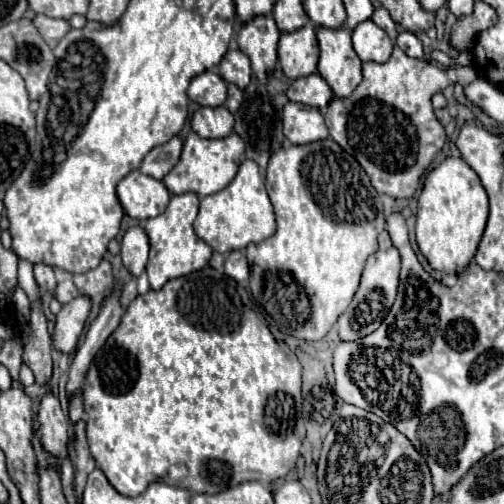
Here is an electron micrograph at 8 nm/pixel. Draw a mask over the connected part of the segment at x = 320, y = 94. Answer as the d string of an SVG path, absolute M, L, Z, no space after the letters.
M314 73L292 81L292 85L288 87L288 99L308 107L324 109L332 99L332 91L330 85L318 73Z

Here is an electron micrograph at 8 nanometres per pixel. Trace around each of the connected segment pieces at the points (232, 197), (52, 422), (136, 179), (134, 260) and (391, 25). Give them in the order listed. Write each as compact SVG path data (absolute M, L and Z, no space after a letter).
M244 159L236 177L228 187L200 201L200 211L194 221L194 231L202 241L206 241L218 253L244 249L248 243L260 243L262 239L274 235L276 221L274 221L272 203L268 199L264 181L254 161Z
M48 391L40 401L38 421L40 421L38 433L44 449L52 457L62 461L68 451L68 415L62 411L60 401L52 391Z
M138 169L128 173L118 183L116 193L124 211L138 221L146 221L160 215L170 201L170 193L164 183L140 173Z
M140 225L126 229L120 247L122 247L120 255L122 255L124 267L134 277L138 277L144 271L146 261L148 261L148 235L146 235L146 231Z
M376 7L376 9L374 9L374 13L372 13L372 21L374 21L378 27L382 27L392 39L396 39L396 35L398 35L398 31L396 31L396 23L392 21L390 13L388 13L384 7Z

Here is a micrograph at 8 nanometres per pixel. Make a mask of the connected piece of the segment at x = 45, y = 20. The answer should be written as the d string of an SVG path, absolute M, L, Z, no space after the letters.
M36 15L34 25L50 47L56 47L56 43L70 31L70 23L66 19L52 19L46 15Z

